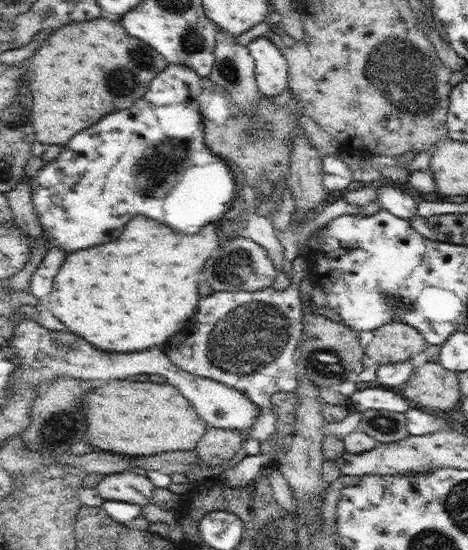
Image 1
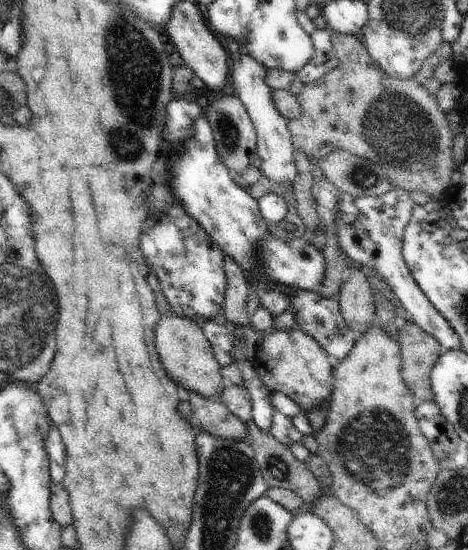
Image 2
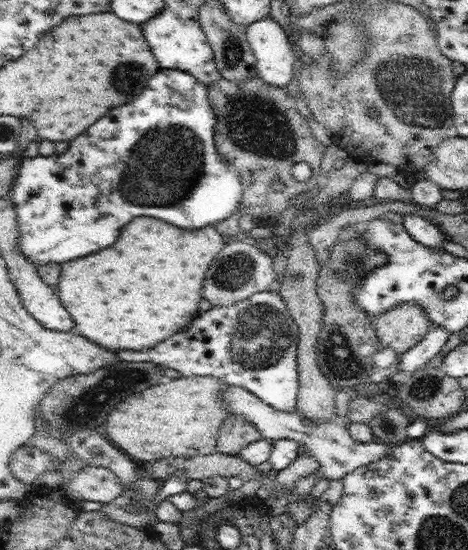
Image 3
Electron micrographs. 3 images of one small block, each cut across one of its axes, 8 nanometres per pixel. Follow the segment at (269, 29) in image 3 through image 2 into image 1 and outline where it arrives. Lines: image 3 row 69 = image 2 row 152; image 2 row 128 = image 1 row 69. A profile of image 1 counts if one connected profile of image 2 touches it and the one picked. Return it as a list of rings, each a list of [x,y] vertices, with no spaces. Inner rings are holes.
[[[258,37],[247,45],[255,60],[256,82],[264,97],[274,97],[289,88],[289,66],[282,48],[269,38]]]

